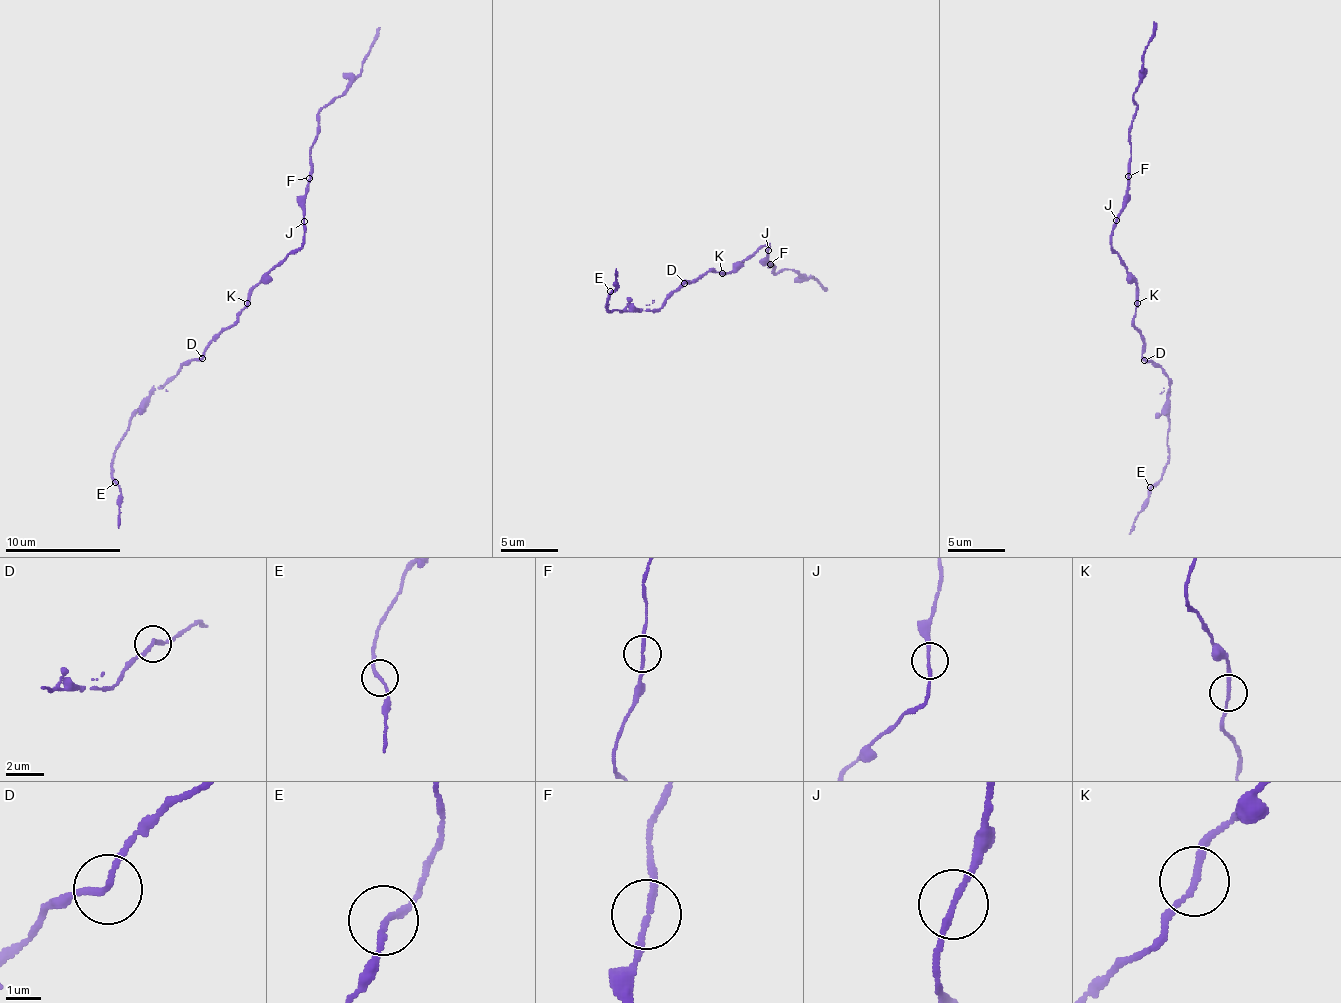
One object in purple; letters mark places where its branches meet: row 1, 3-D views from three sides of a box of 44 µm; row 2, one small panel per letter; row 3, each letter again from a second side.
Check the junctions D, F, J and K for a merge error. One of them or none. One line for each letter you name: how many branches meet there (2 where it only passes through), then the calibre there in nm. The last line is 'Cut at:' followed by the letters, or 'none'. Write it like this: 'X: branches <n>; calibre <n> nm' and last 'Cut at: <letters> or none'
Cut at: none

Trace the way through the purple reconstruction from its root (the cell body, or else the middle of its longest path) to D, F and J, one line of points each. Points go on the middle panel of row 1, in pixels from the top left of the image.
D: (729, 274), (709, 269), (697, 280), (684, 282)
F: (729, 274), (768, 244), (766, 260), (770, 264)
J: (729, 274), (757, 249), (768, 244), (768, 250)

